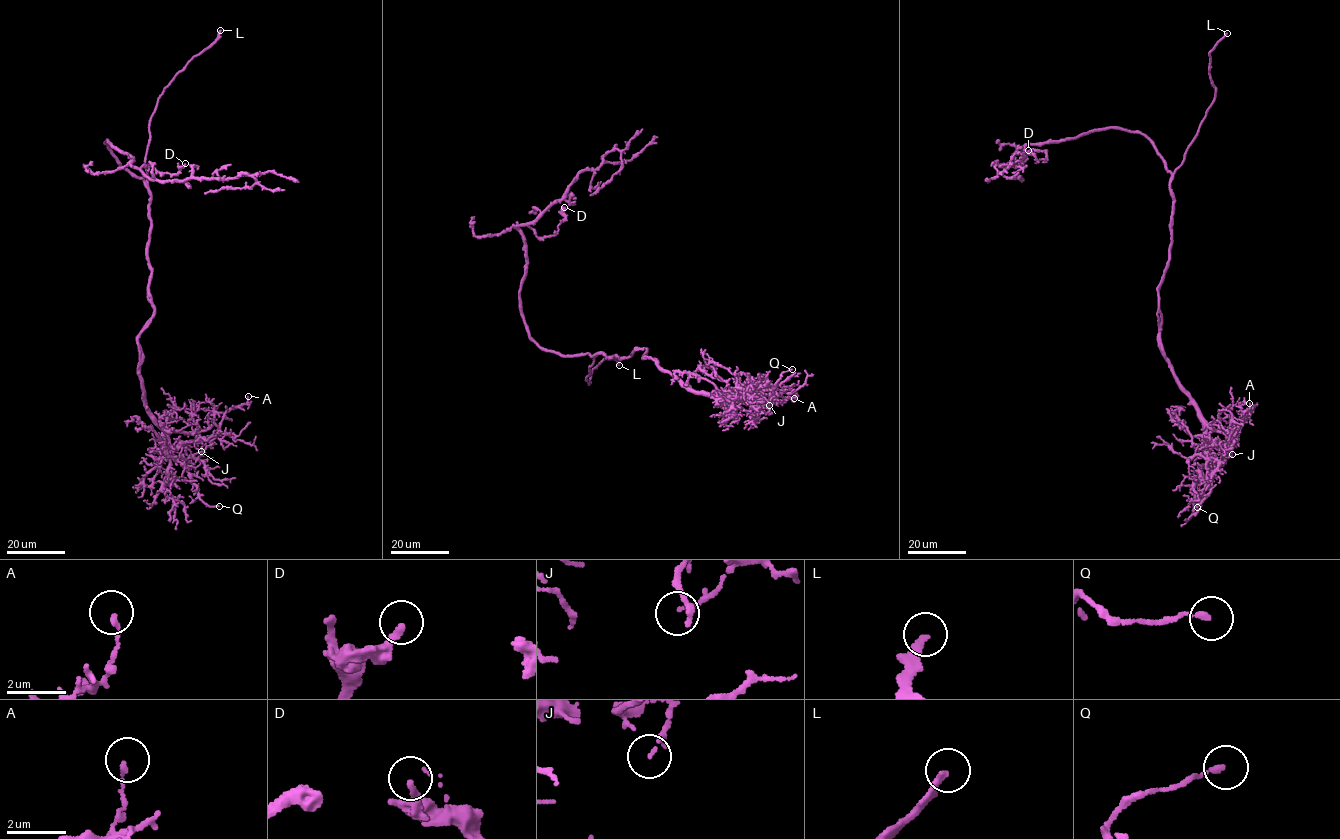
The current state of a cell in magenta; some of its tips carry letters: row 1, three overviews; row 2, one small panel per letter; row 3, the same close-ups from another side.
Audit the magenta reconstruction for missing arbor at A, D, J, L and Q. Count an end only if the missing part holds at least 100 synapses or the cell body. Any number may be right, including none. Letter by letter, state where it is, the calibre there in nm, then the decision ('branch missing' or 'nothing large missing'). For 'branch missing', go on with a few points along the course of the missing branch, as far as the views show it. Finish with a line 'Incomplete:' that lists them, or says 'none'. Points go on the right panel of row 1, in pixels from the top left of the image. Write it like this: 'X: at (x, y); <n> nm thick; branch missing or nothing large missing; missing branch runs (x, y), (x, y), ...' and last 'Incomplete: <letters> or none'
A: at (1249, 403); 140 nm thick; nothing large missing
D: at (1028, 150); 200 nm thick; nothing large missing
J: at (1232, 454); 70 nm thick; nothing large missing
L: at (1227, 33); 240 nm thick; branch missing
Q: at (1197, 507); 170 nm thick; nothing large missing
Incomplete: L

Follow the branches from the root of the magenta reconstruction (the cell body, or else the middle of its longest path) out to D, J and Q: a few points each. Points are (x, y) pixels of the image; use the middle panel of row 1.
D: (598, 353), (547, 351), (529, 336), (521, 311), (525, 245), (517, 226), (552, 236), (564, 207)
J: (598, 353), (622, 358), (648, 348), (643, 358), (657, 360), (696, 392), (770, 399), (769, 405)
Q: (598, 353), (622, 358), (648, 348), (643, 358), (689, 387), (721, 394), (771, 390), (792, 369)

